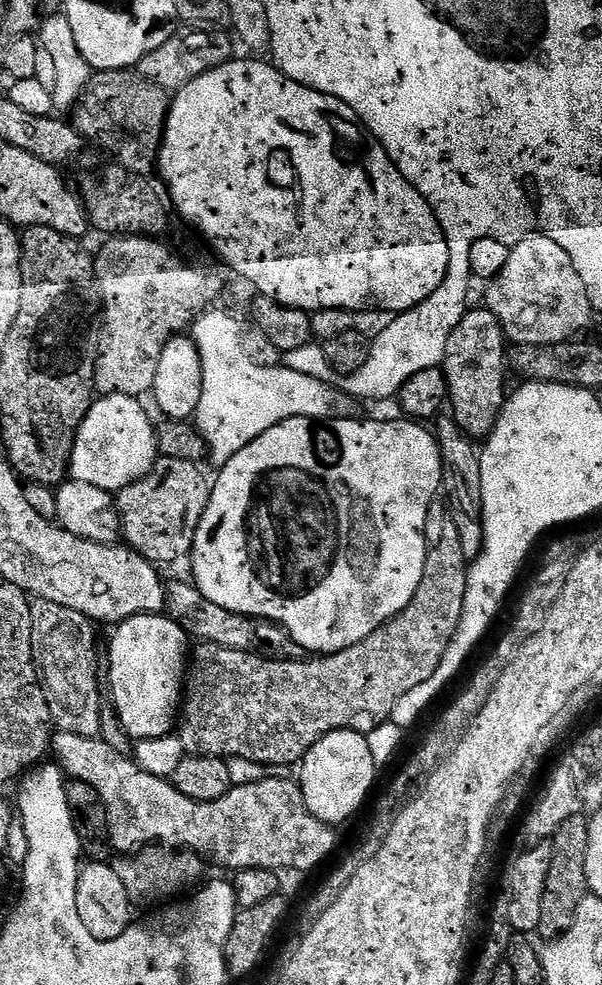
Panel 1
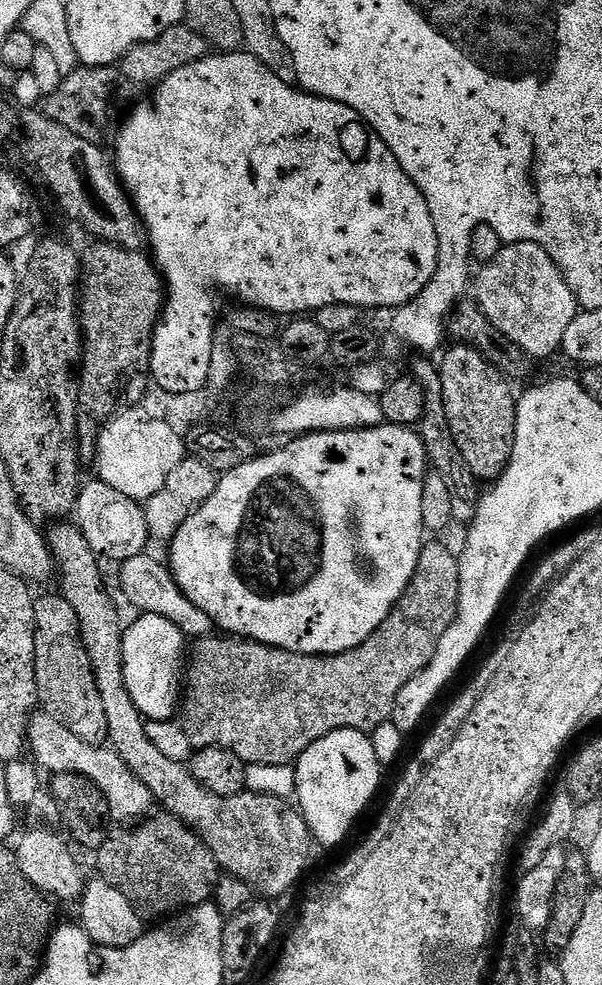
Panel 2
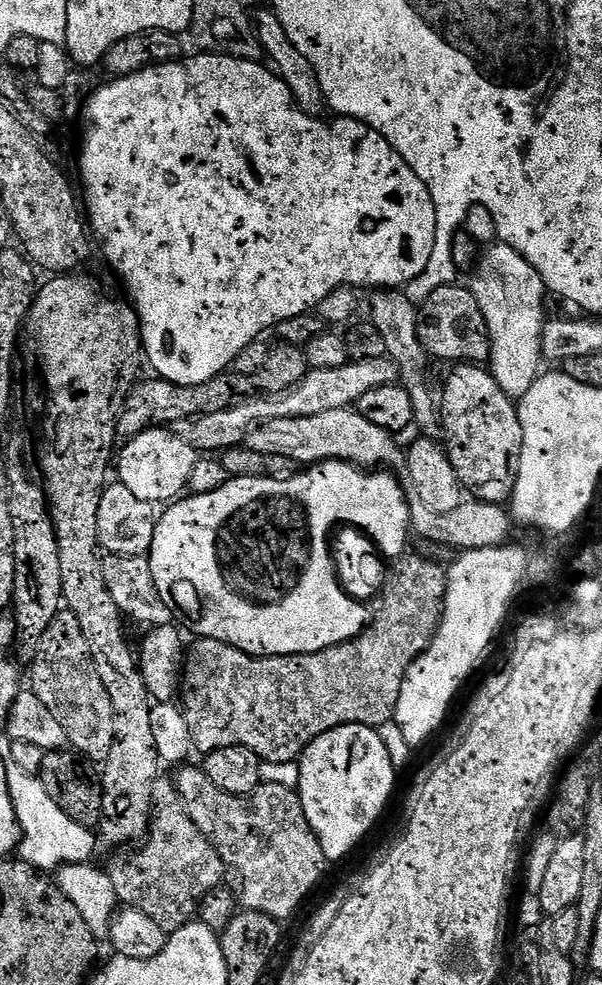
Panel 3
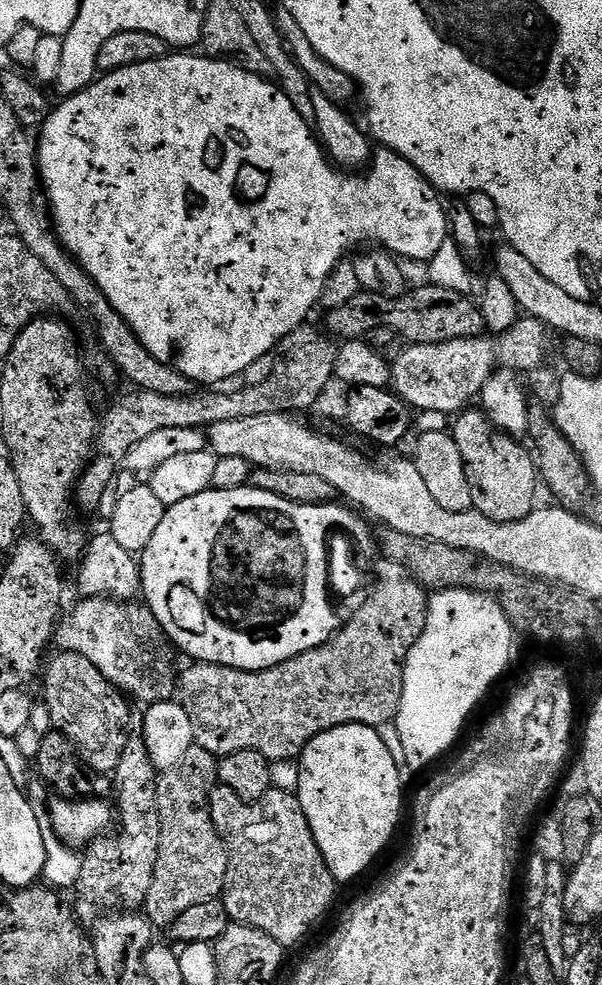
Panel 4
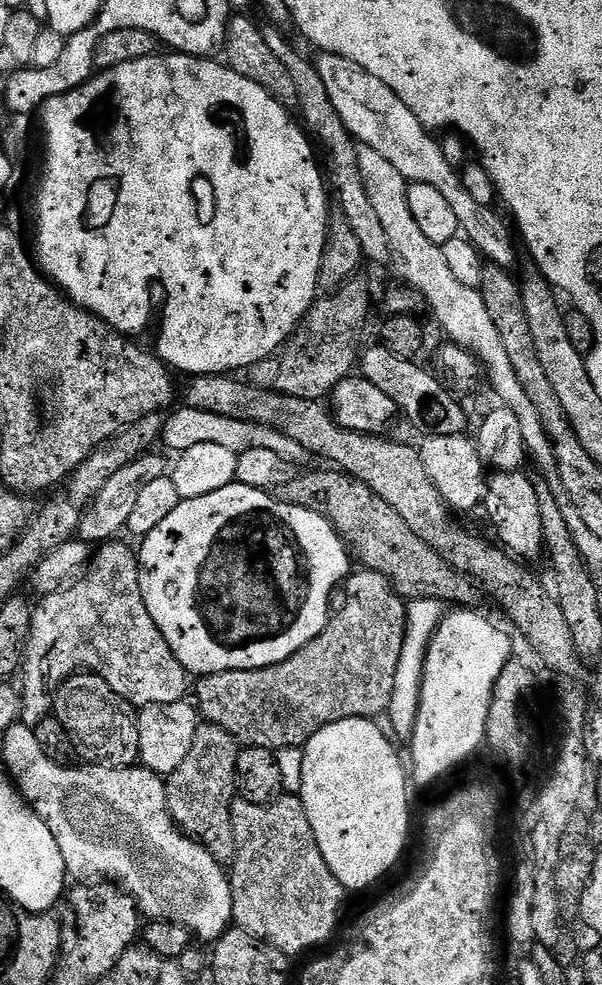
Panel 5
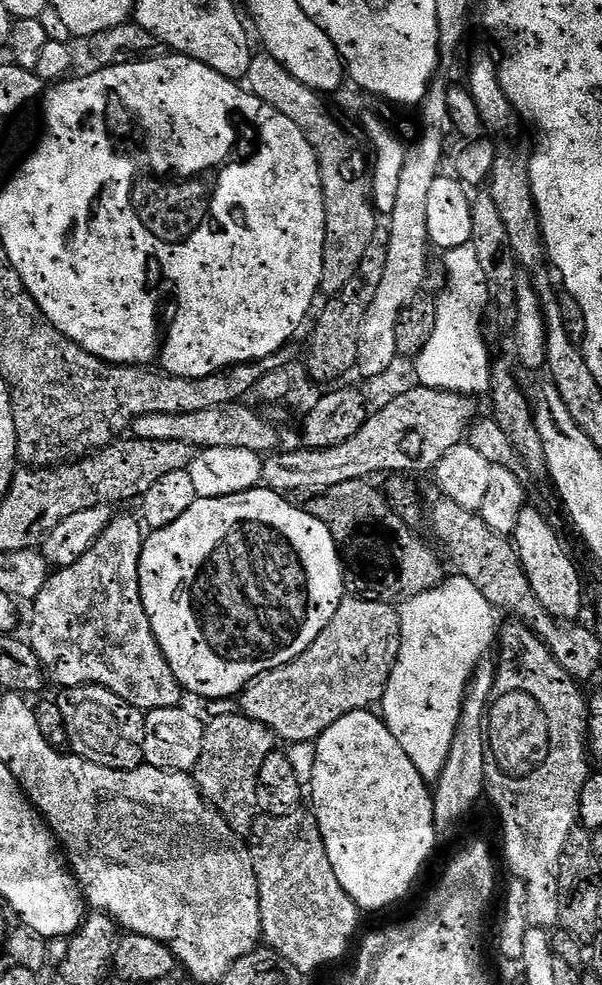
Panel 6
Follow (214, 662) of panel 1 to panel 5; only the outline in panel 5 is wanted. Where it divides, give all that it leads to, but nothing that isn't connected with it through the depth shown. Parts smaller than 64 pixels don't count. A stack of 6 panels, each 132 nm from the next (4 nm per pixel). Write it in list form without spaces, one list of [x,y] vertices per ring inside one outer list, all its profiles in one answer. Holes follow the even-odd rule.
[[[353,571],[351,575],[347,577],[348,597],[345,598],[344,605],[340,608],[340,613],[338,613],[337,616],[335,613],[335,615],[329,619],[328,624],[322,630],[322,634],[318,634],[318,638],[314,638],[306,646],[302,646],[302,650],[298,650],[290,658],[286,658],[280,664],[266,666],[265,668],[219,672],[213,676],[199,677],[194,684],[194,696],[196,692],[194,704],[198,709],[199,715],[203,717],[207,723],[229,732],[235,740],[240,741],[241,745],[251,746],[253,748],[270,748],[273,750],[303,748],[310,738],[314,738],[314,734],[318,734],[318,730],[322,730],[322,726],[330,726],[334,722],[342,722],[346,718],[362,718],[366,720],[385,715],[390,706],[390,698],[394,694],[394,674],[398,674],[398,662],[402,658],[402,646],[404,645],[406,626],[408,625],[408,604],[392,589],[392,583],[389,582],[381,572],[359,571],[360,572]]]

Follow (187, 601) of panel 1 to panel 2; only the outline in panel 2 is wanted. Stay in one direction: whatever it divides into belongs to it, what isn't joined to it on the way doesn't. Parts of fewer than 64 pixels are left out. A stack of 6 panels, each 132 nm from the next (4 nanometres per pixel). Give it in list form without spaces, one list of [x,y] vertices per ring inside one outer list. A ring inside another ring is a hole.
[[[145,554],[123,561],[119,568],[120,588],[124,591],[125,598],[137,608],[135,610],[137,613],[158,614],[162,618],[174,622],[174,626],[178,626],[178,630],[182,630],[185,637],[188,638],[203,638],[213,635],[214,625],[212,620],[206,614],[202,614],[202,610],[198,610],[182,594],[182,590],[172,577],[171,567],[165,561],[163,564],[162,561],[155,560],[151,554]]]

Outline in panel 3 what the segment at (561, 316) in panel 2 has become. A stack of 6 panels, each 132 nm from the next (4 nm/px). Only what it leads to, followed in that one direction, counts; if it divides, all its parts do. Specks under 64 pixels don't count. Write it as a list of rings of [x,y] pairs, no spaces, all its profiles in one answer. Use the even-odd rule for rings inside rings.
[[[498,242],[483,252],[485,254],[478,264],[473,282],[470,282],[470,289],[489,328],[491,350],[488,369],[498,386],[502,388],[502,392],[512,399],[519,400],[525,396],[526,391],[530,390],[542,370],[541,336],[548,318],[545,310],[548,291],[538,270],[521,252],[514,250],[510,245]]]

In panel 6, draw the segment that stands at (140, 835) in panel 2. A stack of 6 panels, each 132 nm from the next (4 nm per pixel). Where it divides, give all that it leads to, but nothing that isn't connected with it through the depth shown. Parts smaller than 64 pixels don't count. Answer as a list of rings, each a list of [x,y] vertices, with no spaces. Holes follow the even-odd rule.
[[[233,712],[216,716],[205,723],[202,754],[194,769],[194,779],[204,799],[223,814],[228,825],[235,832],[248,834],[260,812],[258,774],[262,770],[262,762],[266,762],[266,758],[277,747],[278,740],[262,722],[249,720],[247,716]]]

